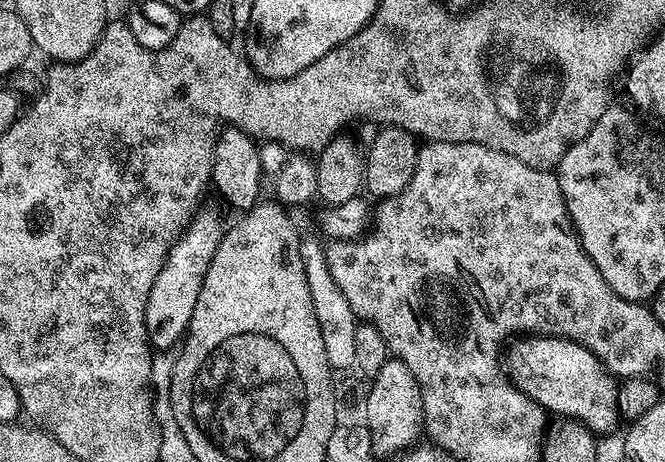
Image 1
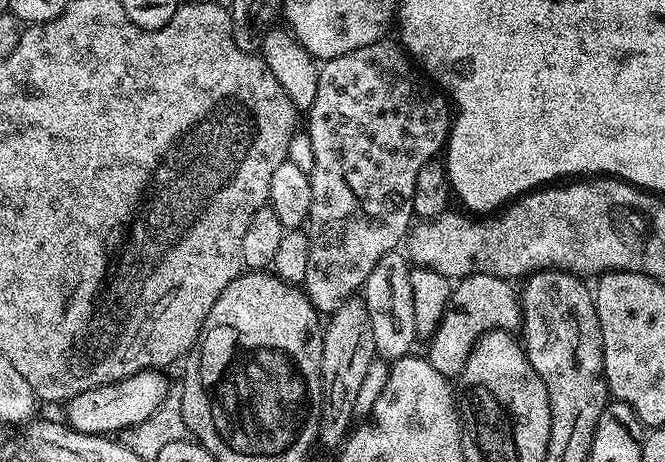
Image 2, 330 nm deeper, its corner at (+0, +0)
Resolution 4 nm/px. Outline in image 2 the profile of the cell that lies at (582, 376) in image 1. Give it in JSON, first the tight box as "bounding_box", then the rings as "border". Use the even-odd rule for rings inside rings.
{"bounding_box":[426,274,522,378],"border":[[[474,274],[465,276],[453,287],[452,296],[448,300],[448,310],[444,313],[438,330],[432,337],[432,344],[426,351],[426,358],[438,370],[438,374],[449,378],[459,377],[466,366],[468,355],[476,344],[476,339],[483,332],[493,332],[495,328],[516,330],[521,327],[522,313],[520,296],[512,289],[509,281],[490,274]]]}

